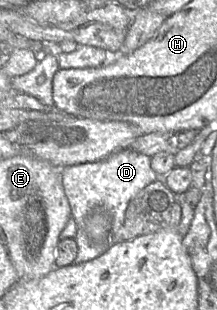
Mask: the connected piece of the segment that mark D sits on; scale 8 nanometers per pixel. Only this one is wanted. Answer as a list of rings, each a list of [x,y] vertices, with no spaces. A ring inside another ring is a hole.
[[[123,149],[96,162],[88,162],[61,168],[64,192],[68,199],[71,215],[77,226],[76,243],[77,256],[73,264],[80,264],[93,260],[102,255],[111,244],[120,242],[119,234],[123,226],[126,208],[129,201],[150,183],[160,180],[165,183],[165,177],[160,177],[150,166],[151,157],[138,153],[132,149]],[[94,207],[104,207],[112,216],[110,242],[104,245],[93,244],[85,230],[85,217]]]

